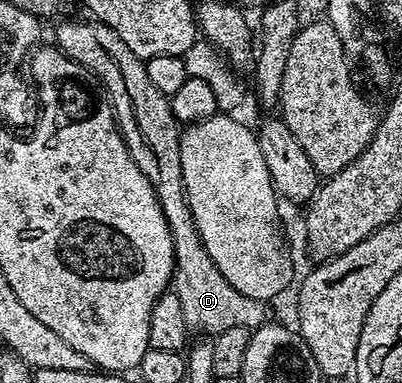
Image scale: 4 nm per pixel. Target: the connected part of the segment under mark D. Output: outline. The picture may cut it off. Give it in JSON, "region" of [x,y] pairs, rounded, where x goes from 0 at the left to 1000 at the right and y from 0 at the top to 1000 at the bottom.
{"region":[[[174,50],[157,55],[169,60],[144,63],[149,70],[137,81],[134,110],[149,133],[192,157],[254,217],[276,261],[276,279],[286,287],[286,324],[306,350],[311,379],[351,452],[361,452],[361,462],[381,483],[391,525],[410,556],[420,608],[430,619],[435,653],[430,757],[450,786],[450,817],[460,817],[468,856],[478,867],[507,864],[515,872],[507,877],[532,880],[560,859],[582,854],[617,859],[652,854],[669,833],[667,794],[652,781],[609,775],[609,765],[580,755],[580,744],[560,734],[560,723],[505,648],[465,522],[465,496],[455,480],[445,407],[450,342],[440,329],[435,298],[425,292],[423,256],[403,248],[383,227],[381,211],[371,211],[363,162],[343,154],[321,128],[321,117],[311,117],[311,107],[291,97],[281,76],[244,55],[204,60],[197,50]]]}

